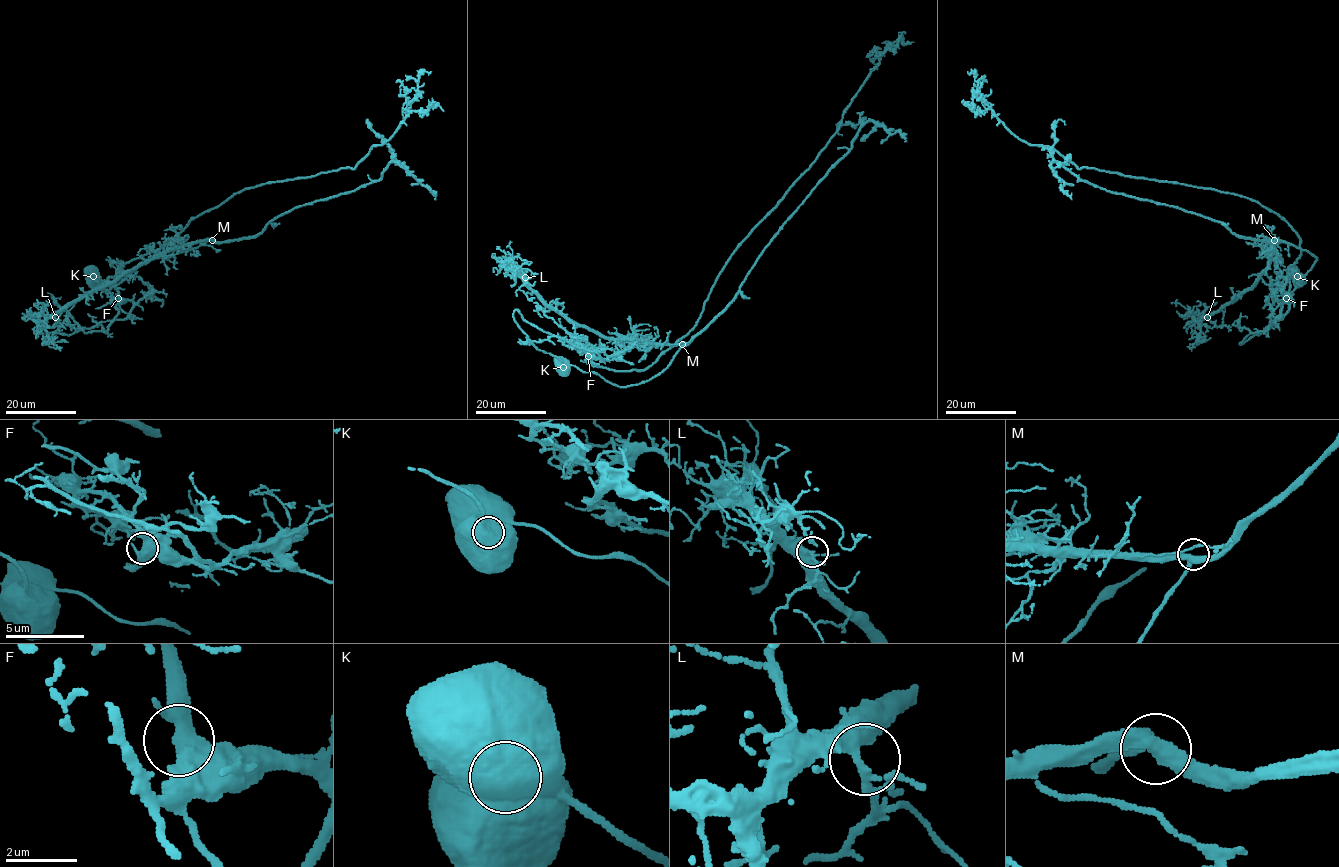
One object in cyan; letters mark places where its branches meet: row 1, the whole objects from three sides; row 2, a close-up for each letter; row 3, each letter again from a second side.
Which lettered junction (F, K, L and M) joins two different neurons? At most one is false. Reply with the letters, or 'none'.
K

